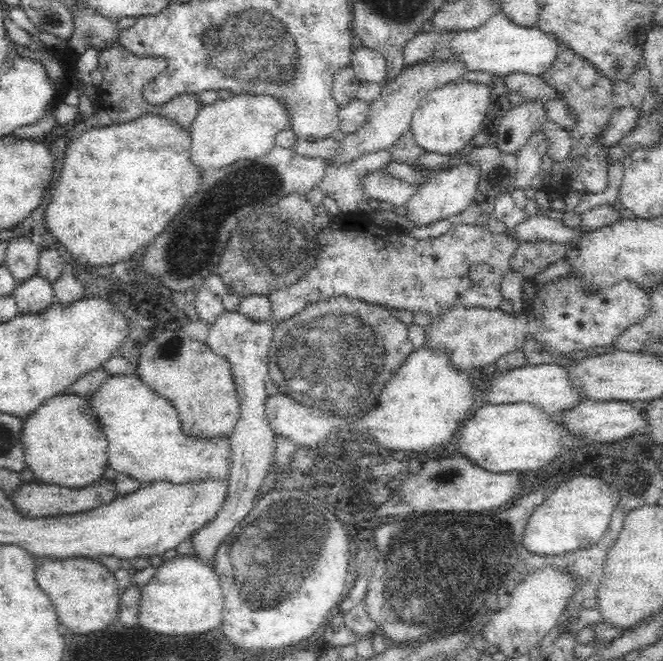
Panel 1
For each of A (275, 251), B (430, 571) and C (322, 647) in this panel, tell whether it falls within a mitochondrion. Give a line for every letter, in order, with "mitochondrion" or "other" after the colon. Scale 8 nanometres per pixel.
A: mitochondrion
B: mitochondrion
C: other

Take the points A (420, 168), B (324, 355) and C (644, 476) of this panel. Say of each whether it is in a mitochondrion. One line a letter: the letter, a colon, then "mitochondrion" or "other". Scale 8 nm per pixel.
A: other
B: mitochondrion
C: mitochondrion

